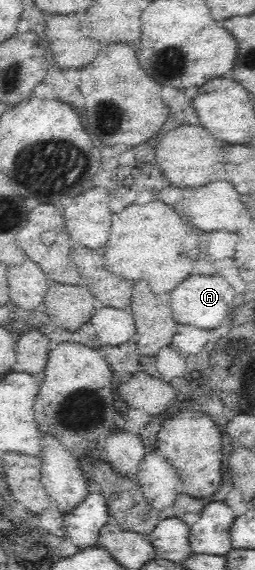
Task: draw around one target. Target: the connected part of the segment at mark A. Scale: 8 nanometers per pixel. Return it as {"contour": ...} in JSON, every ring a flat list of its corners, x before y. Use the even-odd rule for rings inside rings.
{"contour":[[190,276,183,280,174,292,171,292,174,318,178,324,192,324,202,330,214,330,222,325,222,320,227,320,228,310,231,309,234,300,234,289,228,284,224,277,212,276]]}

